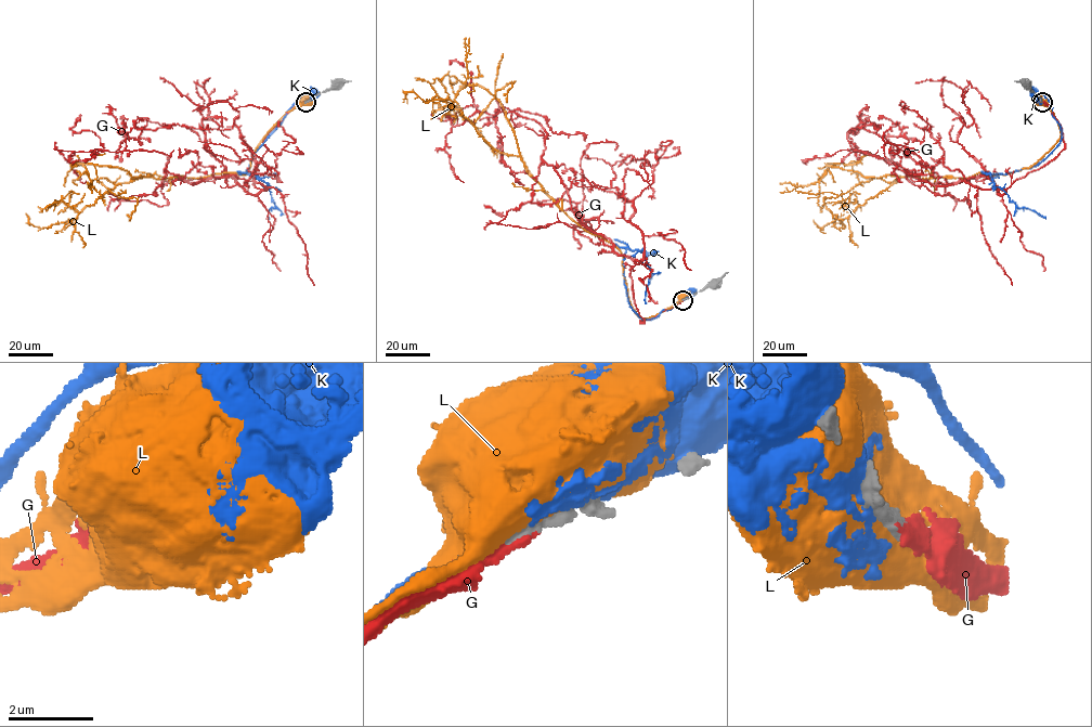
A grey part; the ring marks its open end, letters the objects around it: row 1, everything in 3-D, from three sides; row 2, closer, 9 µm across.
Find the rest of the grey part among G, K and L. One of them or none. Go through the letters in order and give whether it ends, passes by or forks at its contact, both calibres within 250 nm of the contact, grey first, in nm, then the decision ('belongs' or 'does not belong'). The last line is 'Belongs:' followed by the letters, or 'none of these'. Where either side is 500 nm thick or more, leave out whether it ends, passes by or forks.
G: it ends there; 480 nm thick on the grey side, 480 nm on the other; belongs
K: 550 nm thick on the grey side, 280 nm on the other; does not belong
L: 600 nm thick on the grey side, 800 nm on the other; does not belong
Belongs: G

